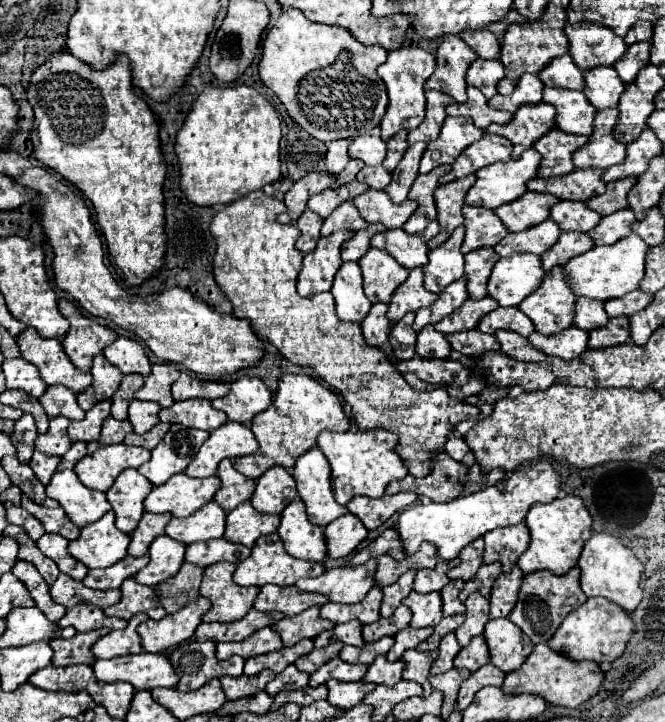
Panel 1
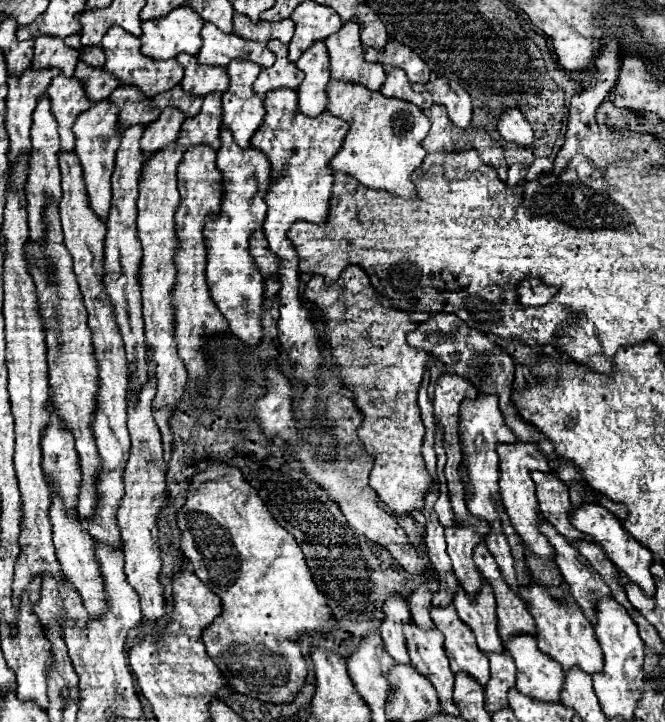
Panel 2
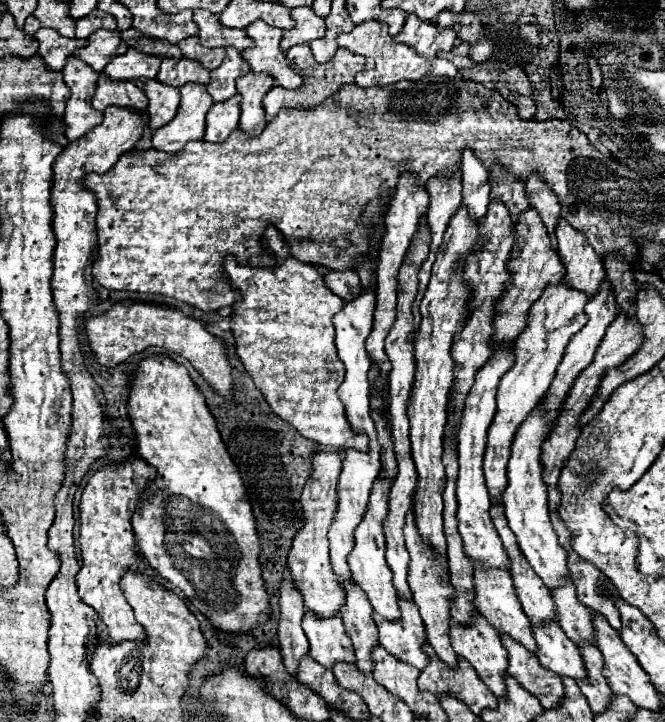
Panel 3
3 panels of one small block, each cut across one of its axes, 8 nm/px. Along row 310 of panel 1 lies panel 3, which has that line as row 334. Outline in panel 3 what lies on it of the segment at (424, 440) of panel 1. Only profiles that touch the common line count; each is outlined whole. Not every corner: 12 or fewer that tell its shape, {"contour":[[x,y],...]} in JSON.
{"contour":[[314,266],[224,270],[236,354],[282,420],[368,452]]}

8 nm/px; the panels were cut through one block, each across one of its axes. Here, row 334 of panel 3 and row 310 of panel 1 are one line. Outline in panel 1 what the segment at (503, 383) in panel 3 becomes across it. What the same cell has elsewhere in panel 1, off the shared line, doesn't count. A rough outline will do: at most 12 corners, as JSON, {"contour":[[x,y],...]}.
{"contour":[[552,268],[536,292],[518,304],[536,332],[572,326],[576,296],[562,268]]}

